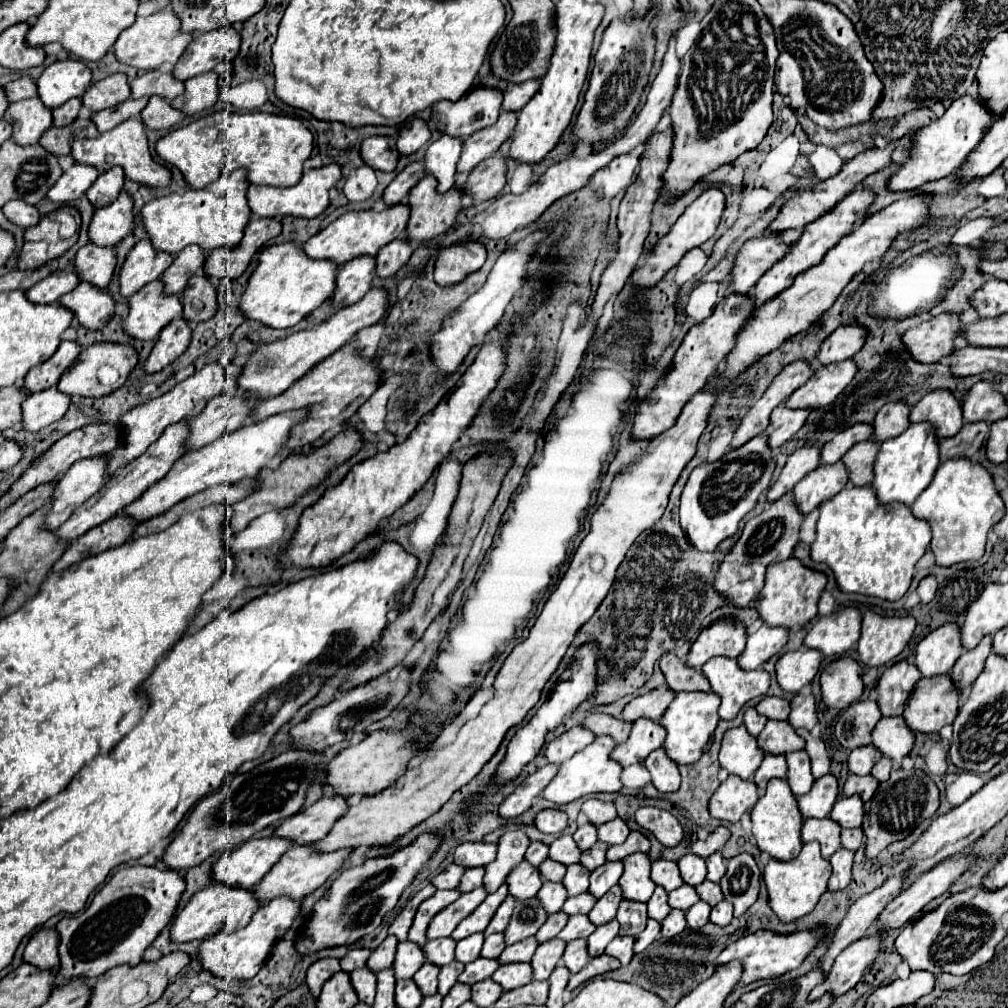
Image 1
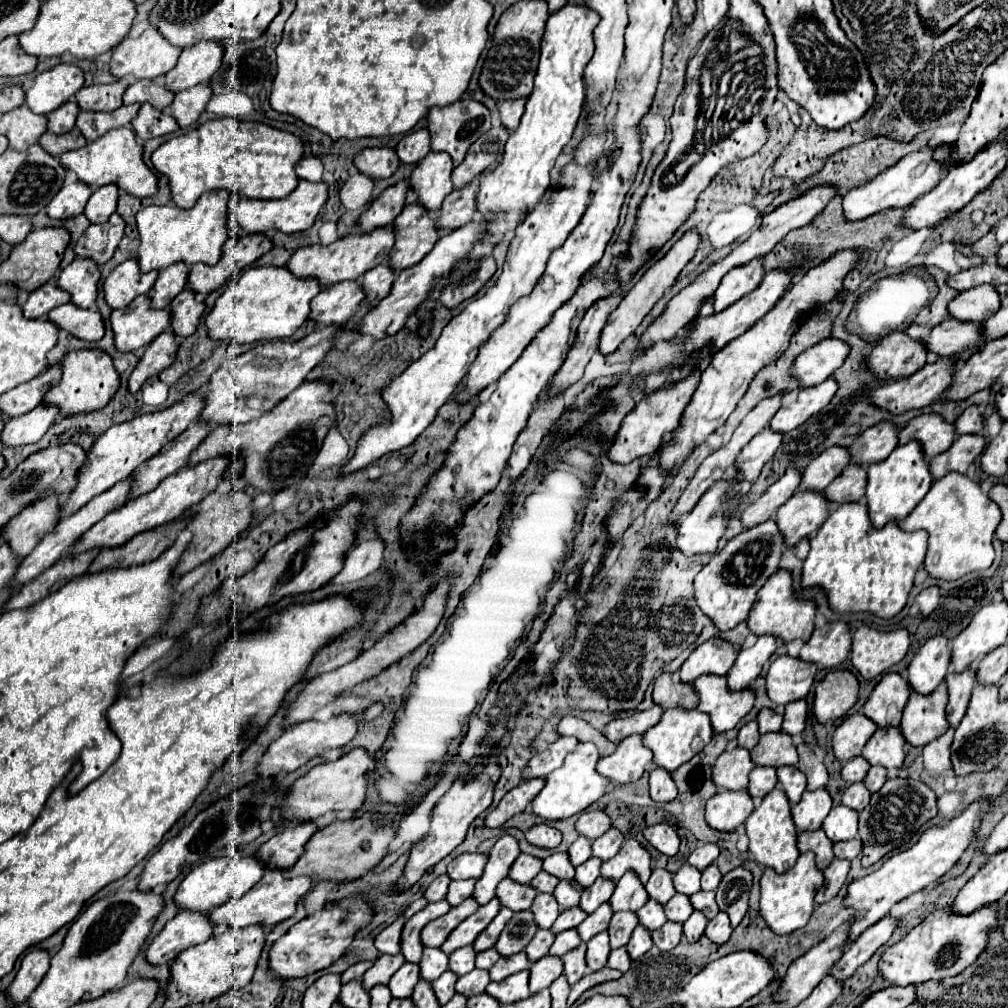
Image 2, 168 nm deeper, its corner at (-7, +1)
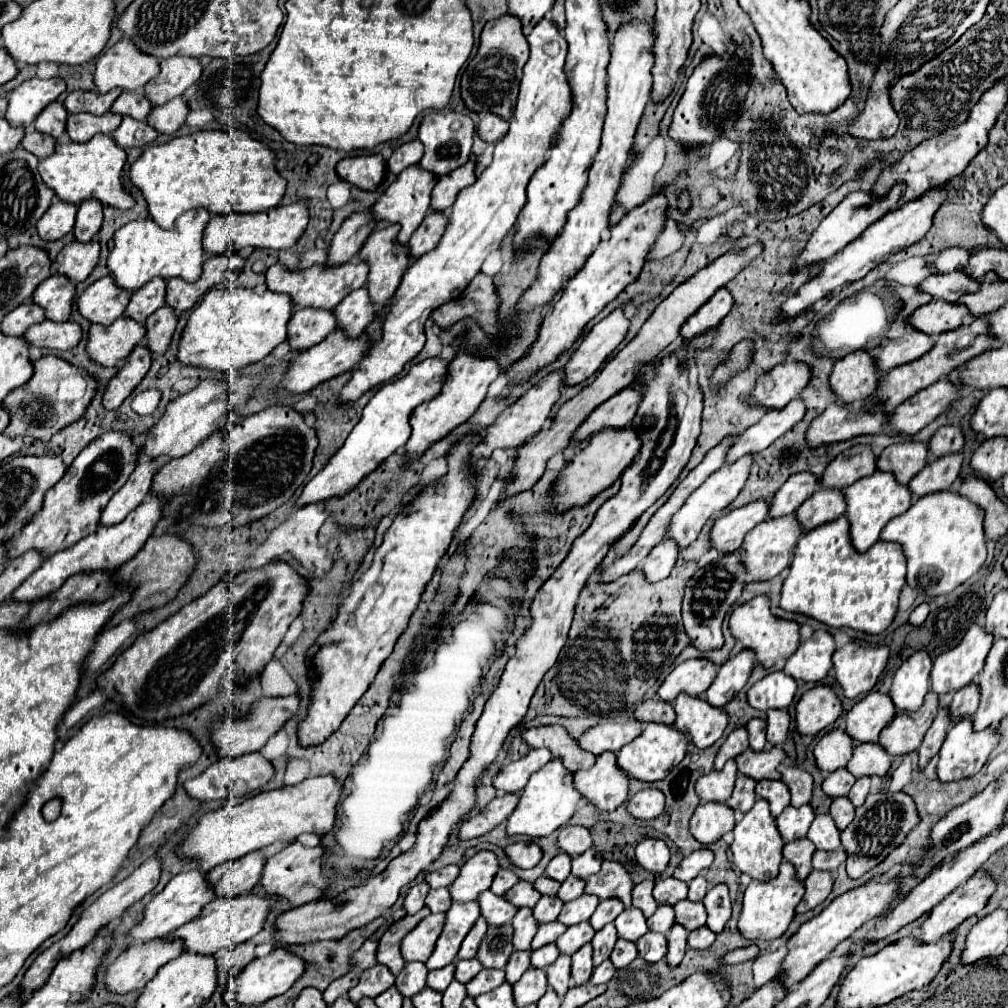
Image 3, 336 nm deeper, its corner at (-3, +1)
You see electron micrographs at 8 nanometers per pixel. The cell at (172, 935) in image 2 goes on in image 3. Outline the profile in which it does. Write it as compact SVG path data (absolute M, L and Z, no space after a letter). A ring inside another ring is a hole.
M154 939L144 945L132 945L120 957L106 967L104 987L108 993L126 995L140 991L156 975L156 971L168 961L182 955L180 941Z

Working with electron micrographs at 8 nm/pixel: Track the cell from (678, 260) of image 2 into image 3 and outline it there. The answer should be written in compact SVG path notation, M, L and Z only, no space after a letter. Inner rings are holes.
M616 309L596 323L564 365L564 387L584 383L618 347L628 325L630 319L624 315L624 309Z

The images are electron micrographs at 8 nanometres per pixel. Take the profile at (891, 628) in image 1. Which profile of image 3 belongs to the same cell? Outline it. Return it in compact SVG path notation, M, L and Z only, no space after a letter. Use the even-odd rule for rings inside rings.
M848 643L842 649L836 649L832 655L834 677L840 683L844 697L854 699L860 693L872 691L888 657L890 651L884 645L858 647L856 643Z

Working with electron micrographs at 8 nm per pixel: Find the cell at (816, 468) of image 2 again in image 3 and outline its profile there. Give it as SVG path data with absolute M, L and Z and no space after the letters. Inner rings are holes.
M810 473L792 475L772 497L768 517L782 517L794 513L802 505L802 501L806 501L814 493L816 485L818 479Z

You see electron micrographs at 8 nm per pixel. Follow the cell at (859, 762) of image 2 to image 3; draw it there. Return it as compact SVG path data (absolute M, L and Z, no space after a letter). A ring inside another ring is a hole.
M838 769L834 773L830 773L824 783L822 783L822 791L828 795L828 797L846 797L850 787L854 785L854 775L848 773L846 769Z

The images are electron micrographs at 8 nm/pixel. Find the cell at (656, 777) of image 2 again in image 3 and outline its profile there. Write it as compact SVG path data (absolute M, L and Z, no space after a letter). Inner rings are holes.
M648 787L648 789L636 793L634 797L630 797L630 801L626 805L626 811L634 819L650 821L664 811L664 793L654 789L654 787Z

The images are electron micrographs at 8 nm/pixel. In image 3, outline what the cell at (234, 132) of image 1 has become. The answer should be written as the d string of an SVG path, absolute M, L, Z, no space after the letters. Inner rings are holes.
M198 131L176 137L164 145L150 145L130 165L128 177L148 203L154 223L172 229L178 215L188 209L206 209L212 215L262 213L274 209L284 197L286 181L274 167L274 153L246 131Z

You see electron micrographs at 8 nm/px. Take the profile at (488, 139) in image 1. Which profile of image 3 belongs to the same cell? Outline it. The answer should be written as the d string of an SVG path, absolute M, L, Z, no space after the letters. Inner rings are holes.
M468 161L466 165L462 165L454 173L440 177L432 189L430 211L446 211L448 207L452 207L460 189L472 185L474 181L476 181L476 177L474 177L474 163L472 161Z

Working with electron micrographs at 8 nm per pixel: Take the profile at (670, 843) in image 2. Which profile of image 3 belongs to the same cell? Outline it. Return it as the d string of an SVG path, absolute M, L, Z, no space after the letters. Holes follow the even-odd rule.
M644 839L636 847L636 863L654 875L660 875L666 869L668 859L670 859L670 851L666 843L660 839Z

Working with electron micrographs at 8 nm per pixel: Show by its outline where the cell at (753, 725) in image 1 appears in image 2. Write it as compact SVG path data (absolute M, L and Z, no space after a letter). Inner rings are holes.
M754 719L754 721L748 721L748 723L740 729L740 733L738 733L738 745L746 747L746 749L752 749L758 741L760 741L760 731L758 731L756 719Z

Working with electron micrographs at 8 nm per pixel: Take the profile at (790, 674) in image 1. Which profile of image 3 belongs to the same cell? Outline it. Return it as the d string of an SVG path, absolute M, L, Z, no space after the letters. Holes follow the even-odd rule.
M784 671L768 673L764 679L754 683L746 697L754 709L768 711L768 709L786 709L796 693L796 681L788 677Z

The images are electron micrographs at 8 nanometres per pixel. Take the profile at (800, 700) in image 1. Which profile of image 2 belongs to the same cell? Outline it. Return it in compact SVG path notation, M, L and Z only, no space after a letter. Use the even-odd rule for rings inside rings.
M804 699L788 703L786 709L784 709L782 731L786 731L788 735L802 733L806 729L806 717L808 717L808 705L806 705Z

